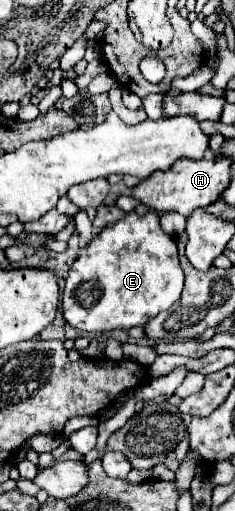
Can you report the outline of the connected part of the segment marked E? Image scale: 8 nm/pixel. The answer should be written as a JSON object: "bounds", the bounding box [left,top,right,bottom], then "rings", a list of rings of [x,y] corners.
{"bounds":[63,212,183,332],"rings":[[[129,212],[119,222],[105,226],[73,262],[63,294],[63,314],[73,328],[85,332],[127,330],[145,326],[147,320],[175,304],[181,292],[183,270],[175,238],[163,232],[155,212],[145,216]]]}

